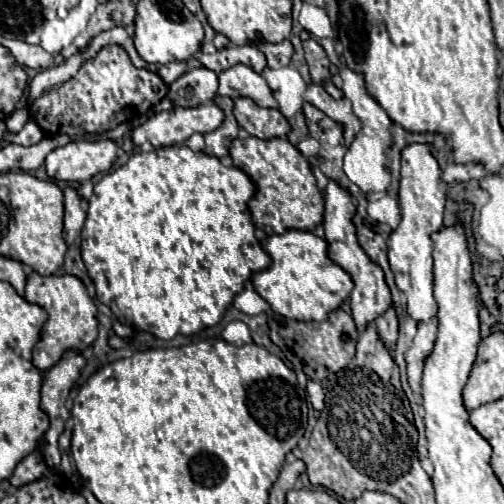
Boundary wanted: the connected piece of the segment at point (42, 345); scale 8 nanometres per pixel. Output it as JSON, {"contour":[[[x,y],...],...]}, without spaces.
{"contour":[[[37,272],[29,274],[27,288],[25,288],[25,300],[31,304],[41,306],[49,318],[41,330],[41,338],[37,346],[33,348],[33,364],[41,372],[47,372],[47,368],[53,368],[67,348],[75,348],[77,352],[83,352],[97,340],[99,332],[99,320],[97,320],[97,306],[89,298],[83,282],[75,276],[41,276]]]}

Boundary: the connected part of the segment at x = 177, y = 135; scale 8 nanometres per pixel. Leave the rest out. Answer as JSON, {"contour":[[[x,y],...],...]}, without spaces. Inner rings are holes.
{"contour":[[[215,104],[195,108],[171,108],[149,118],[131,132],[135,146],[151,144],[153,148],[185,142],[191,134],[211,132],[223,122],[223,112]]]}

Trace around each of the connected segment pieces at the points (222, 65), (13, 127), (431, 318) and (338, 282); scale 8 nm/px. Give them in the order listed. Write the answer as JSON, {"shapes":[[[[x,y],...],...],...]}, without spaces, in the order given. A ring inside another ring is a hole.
{"shapes":[[[[227,46],[223,50],[217,50],[215,54],[203,54],[201,62],[205,68],[217,74],[235,64],[245,64],[255,72],[263,72],[263,68],[267,66],[265,54],[259,52],[255,46]]],[[[21,108],[21,110],[15,110],[15,112],[5,120],[5,124],[7,124],[7,130],[9,130],[11,134],[17,134],[17,132],[27,124],[27,120],[29,120],[29,112],[27,112],[27,108]]],[[[411,144],[401,154],[401,184],[399,184],[399,208],[401,224],[389,236],[389,264],[395,274],[397,288],[407,296],[407,314],[417,324],[417,334],[411,342],[411,348],[405,352],[407,360],[407,380],[411,390],[419,396],[421,402],[421,374],[423,360],[431,354],[437,336],[437,304],[433,298],[433,240],[431,236],[443,228],[443,210],[445,210],[445,182],[439,178],[441,170],[437,160],[431,156],[429,144]]],[[[287,230],[285,234],[273,234],[261,242],[263,250],[271,256],[271,266],[267,270],[255,272],[251,276],[251,284],[257,290],[257,294],[269,302],[271,310],[293,320],[325,320],[327,314],[343,304],[343,300],[353,290],[351,276],[337,264],[333,264],[327,256],[327,242],[313,232],[305,230]]]]}

